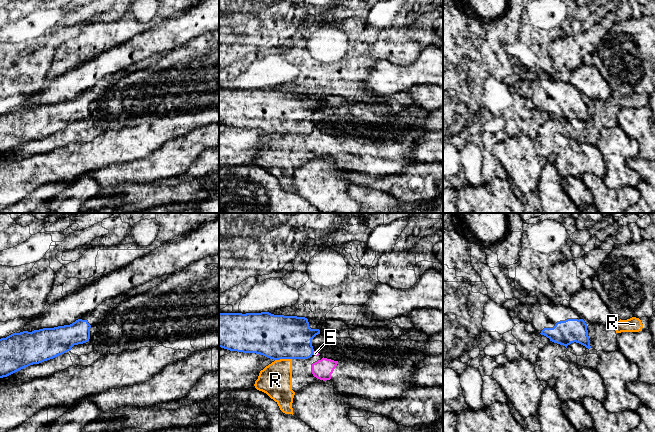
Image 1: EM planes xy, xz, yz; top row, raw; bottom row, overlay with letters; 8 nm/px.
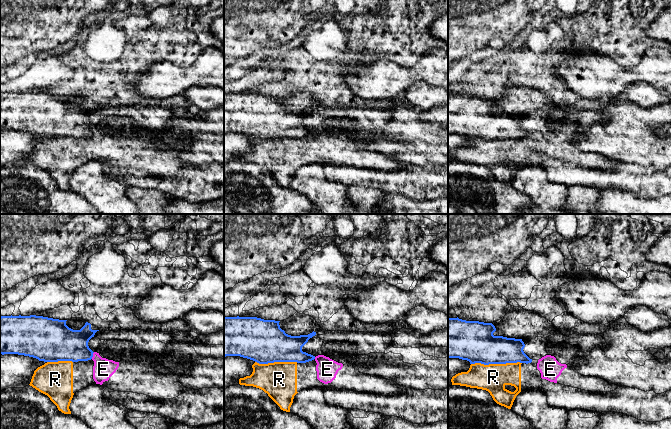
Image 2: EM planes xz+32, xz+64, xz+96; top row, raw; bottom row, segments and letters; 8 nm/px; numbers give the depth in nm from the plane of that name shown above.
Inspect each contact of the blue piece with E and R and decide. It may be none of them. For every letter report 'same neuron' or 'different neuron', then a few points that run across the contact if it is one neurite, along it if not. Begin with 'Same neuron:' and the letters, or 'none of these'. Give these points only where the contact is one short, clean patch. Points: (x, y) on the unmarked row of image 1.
Same neuron: none of these
E: different neuron | xz (313, 126), (312, 130)
R: different neuron

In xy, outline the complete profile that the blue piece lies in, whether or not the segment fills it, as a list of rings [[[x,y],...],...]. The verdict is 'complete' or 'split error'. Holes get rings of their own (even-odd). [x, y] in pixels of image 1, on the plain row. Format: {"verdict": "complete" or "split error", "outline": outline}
{"verdict": "split error", "outline": [[[129,72],[102,78],[92,89],[70,101],[13,109],[0,115],[0,154],[25,143],[53,135],[90,115],[90,104],[105,96],[110,87]]]}

